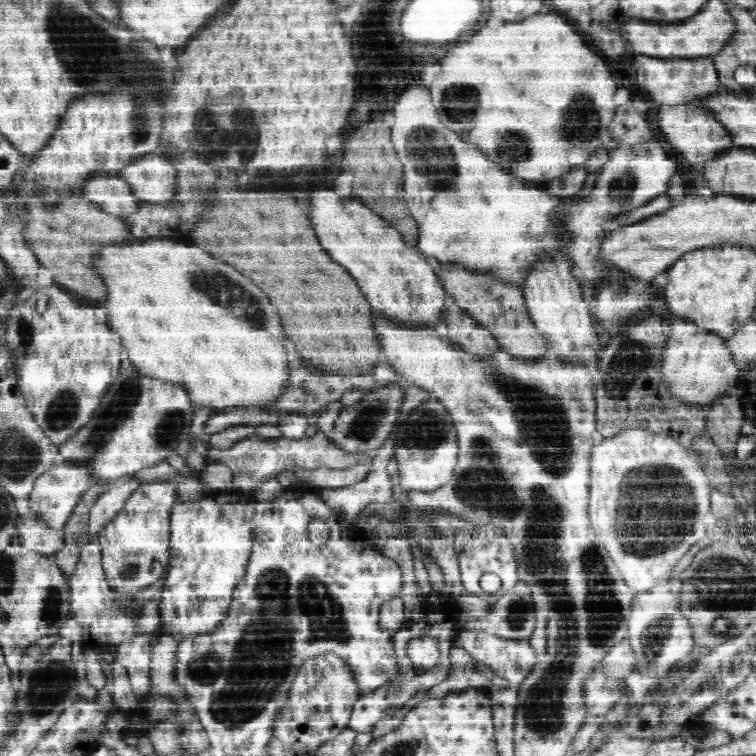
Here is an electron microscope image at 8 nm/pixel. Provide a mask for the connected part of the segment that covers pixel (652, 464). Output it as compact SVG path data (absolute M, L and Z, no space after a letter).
M640 428L600 442L592 454L592 525L624 582L634 592L652 590L660 580L668 580L690 546L706 536L706 516L710 510L706 476L670 436L650 434Z

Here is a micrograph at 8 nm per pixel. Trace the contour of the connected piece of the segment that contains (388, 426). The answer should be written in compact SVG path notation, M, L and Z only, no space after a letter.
M398 384L380 385L377 390L366 393L365 398L354 406L341 409L340 418L337 418L332 431L327 435L327 443L342 452L373 453L395 428L403 397Z

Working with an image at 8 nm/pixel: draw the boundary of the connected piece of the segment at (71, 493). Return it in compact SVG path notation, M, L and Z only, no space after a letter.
M63 461L57 462L44 474L41 474L27 496L33 518L55 529L64 528L74 507L81 500L82 493L86 492L90 486L89 474L88 476L86 474L87 470Z

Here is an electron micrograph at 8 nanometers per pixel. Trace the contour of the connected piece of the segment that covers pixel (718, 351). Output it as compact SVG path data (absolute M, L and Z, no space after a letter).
M674 320L672 338L666 344L664 373L676 397L710 404L726 398L730 390L740 384L742 372L734 361L733 353L728 347L728 339L714 333L696 320Z

